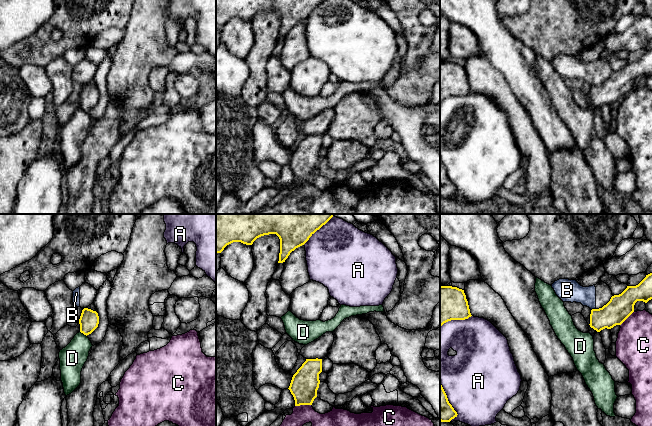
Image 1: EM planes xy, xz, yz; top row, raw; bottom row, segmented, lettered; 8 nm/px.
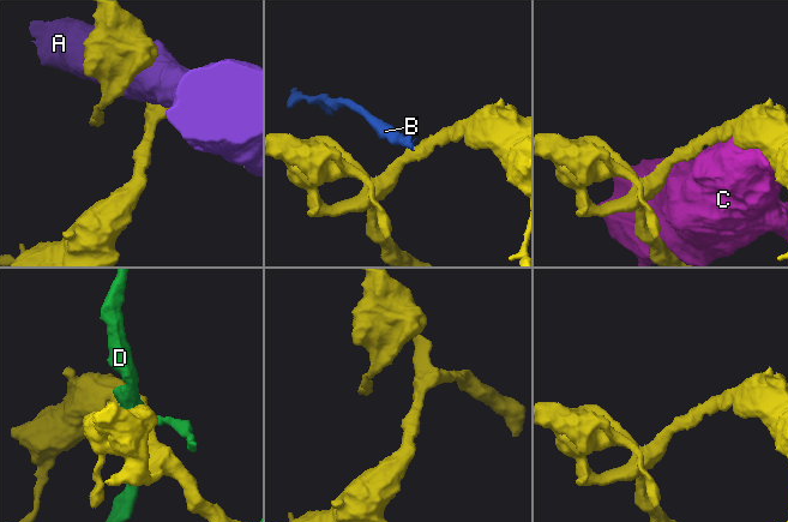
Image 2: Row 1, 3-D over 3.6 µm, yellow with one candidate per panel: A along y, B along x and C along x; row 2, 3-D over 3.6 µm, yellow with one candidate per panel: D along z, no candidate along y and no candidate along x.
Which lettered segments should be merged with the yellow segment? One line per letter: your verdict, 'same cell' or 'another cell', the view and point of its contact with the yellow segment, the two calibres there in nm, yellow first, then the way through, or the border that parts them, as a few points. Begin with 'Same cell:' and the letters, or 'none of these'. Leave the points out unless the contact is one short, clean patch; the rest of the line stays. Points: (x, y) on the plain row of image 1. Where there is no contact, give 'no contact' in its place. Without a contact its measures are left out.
Same cell: none of these
A: another cell | xz (314, 8) | 200/500 nm
B: another cell | yz (593, 85) | 200/180 nm | along yz (595, 84), (591, 86)
C: another cell | xz (303, 180) | 220/200 nm
D: another cell | xy (83, 109) | 160/200 nm | along xy (80, 107), (86, 112)

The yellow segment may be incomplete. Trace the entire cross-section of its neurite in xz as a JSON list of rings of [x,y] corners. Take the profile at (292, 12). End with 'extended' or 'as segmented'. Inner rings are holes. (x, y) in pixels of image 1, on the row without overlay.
[[[216,0],[216,29],[233,19],[252,21],[264,11],[276,10],[280,15],[278,39],[283,39],[290,29],[304,21],[325,0]]]; as segmented

